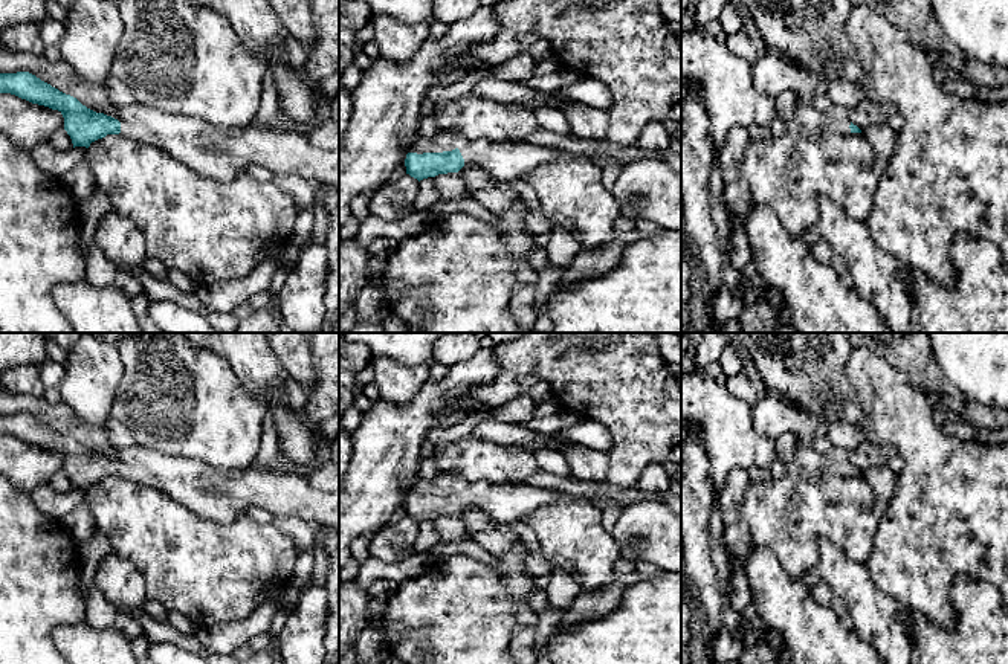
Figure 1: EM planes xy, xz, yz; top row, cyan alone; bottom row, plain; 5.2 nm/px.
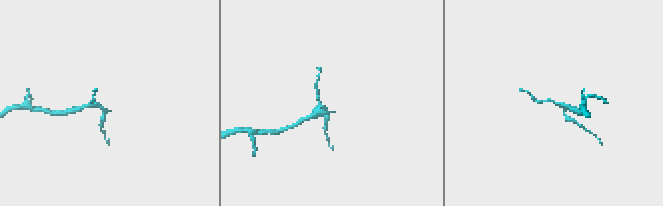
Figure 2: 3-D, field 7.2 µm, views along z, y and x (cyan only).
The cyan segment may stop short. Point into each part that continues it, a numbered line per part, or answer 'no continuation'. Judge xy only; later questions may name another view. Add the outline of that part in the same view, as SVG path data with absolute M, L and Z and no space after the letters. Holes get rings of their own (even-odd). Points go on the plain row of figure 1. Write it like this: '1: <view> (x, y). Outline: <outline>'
1: xy (219, 495). Outline: M142 446L121 450L122 478L154 487L200 517L234 522L257 505L273 514L292 514L339 531L339 492L321 492L302 475L254 464L247 470L220 470L199 459Z

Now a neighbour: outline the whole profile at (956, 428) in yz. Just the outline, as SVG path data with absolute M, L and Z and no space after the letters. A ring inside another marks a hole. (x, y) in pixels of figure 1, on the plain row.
M950 415L941 424L941 430L945 435L962 440L962 441L974 440L977 429L979 427L976 427L974 424L961 418L950 417Z

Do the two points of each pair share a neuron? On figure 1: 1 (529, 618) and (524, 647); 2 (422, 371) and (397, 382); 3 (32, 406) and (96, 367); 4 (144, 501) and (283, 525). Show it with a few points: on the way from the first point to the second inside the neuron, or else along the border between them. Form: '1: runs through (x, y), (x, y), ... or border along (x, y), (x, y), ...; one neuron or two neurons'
1: runs through (524, 626), (524, 640); one neuron
2: runs through (416, 376), (403, 382); one neuron
3: border along (60, 400), (87, 423); two neurons
4: border along (271, 524), (298, 548); two neurons

